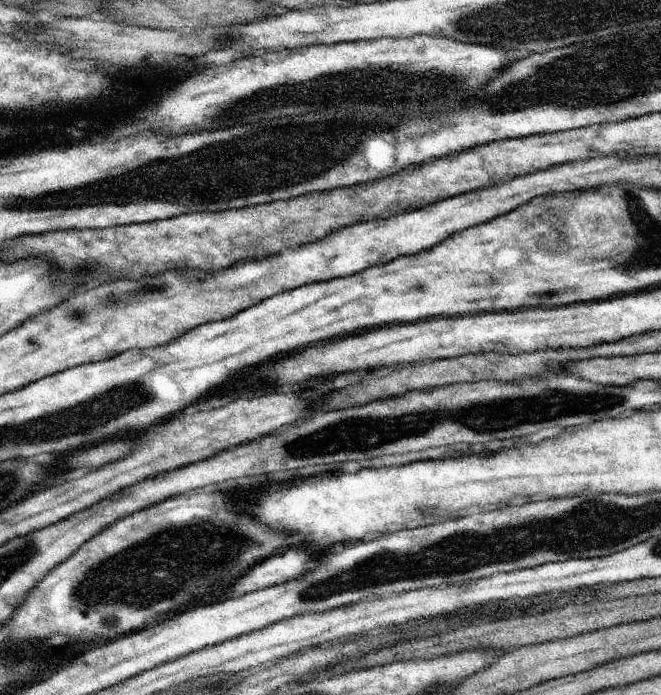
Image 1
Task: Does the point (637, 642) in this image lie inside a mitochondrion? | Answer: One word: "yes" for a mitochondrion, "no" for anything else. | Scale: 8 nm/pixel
yes

